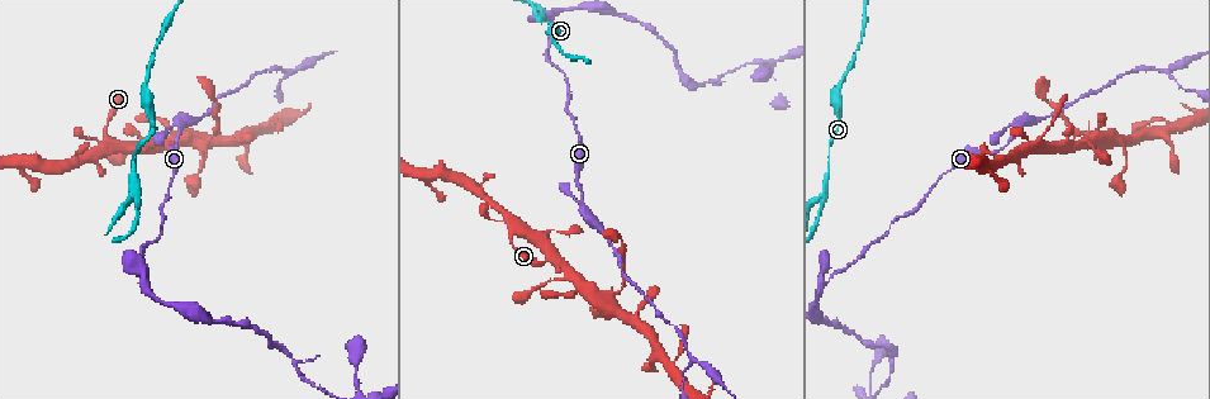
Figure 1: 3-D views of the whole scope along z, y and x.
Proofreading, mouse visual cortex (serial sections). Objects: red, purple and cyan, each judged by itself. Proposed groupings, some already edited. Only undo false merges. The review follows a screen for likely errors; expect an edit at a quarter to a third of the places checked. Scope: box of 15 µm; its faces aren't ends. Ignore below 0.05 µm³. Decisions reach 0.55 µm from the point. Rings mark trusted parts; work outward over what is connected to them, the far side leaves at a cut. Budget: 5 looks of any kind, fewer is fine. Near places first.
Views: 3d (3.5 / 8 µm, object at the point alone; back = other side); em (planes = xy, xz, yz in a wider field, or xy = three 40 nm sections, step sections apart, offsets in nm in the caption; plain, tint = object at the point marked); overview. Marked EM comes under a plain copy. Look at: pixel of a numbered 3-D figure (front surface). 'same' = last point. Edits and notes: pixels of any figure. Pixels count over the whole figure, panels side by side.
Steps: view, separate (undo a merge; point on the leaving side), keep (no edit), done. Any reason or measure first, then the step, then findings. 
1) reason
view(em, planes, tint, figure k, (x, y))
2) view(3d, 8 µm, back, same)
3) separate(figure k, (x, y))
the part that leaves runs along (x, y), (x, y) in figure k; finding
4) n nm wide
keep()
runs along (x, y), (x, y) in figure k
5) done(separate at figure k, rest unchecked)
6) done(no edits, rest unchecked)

three arms meet
view(3d, 3.5 µm, figure 1, (552, 15))

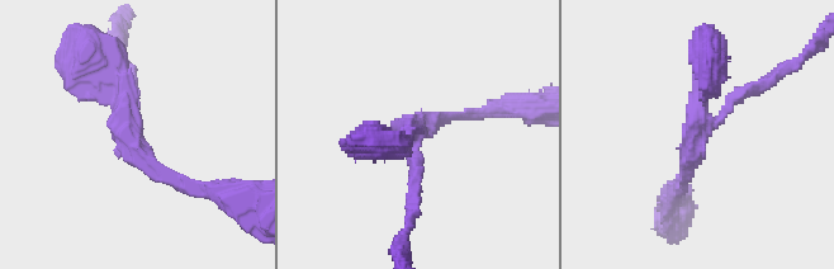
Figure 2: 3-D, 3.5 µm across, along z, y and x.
need the tissue
view(em, xy, step 3, tint, figure 2, (127, 120))

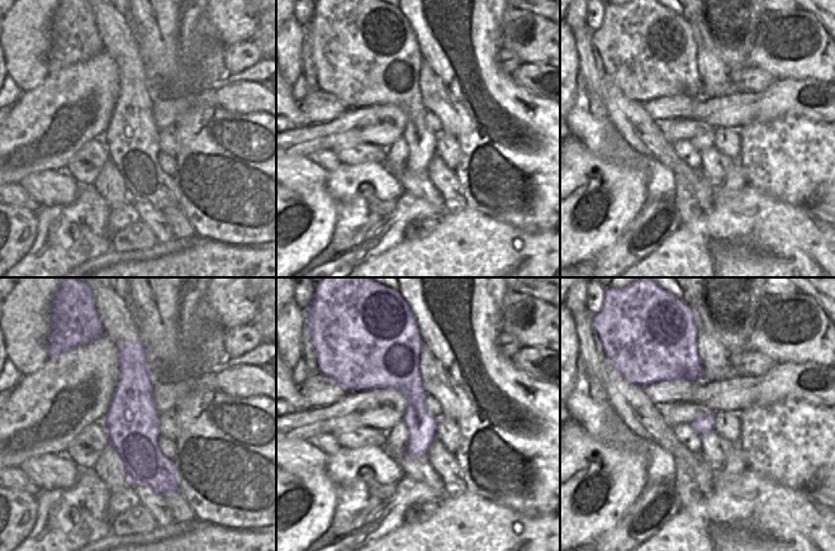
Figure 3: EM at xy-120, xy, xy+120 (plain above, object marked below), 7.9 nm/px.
cut it another way
view(em, planes, tint, same)

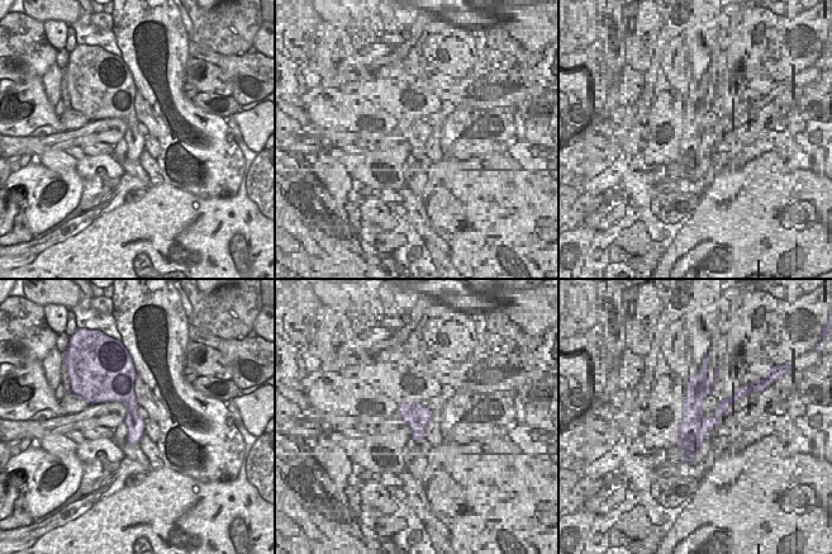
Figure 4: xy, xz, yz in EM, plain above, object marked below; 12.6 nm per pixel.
separate(figure 2, (150, 161))
the part that leaves runs along (129, 128), (165, 179), (219, 194) in figure 2; two cells meet here

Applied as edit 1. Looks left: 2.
view(overview)

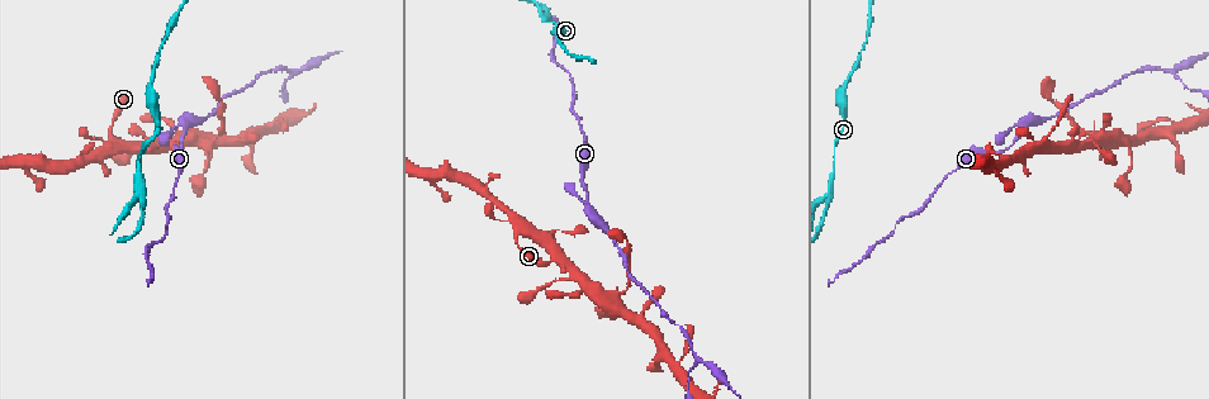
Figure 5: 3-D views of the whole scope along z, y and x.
sharp bend
view(3d, 3.5 µm, figure 5, (1023, 126))

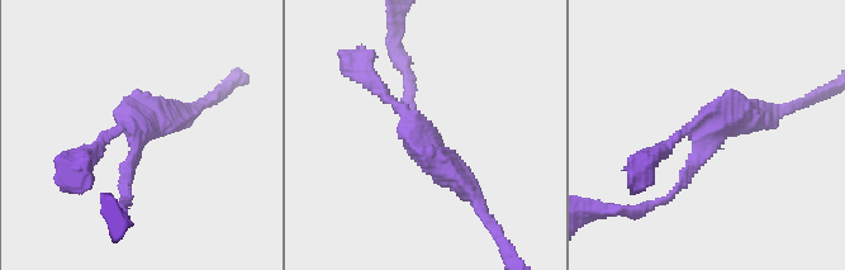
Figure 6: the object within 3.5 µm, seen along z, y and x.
arms of 100, 150, 350 nm
keep()
runs along (654, 203), (680, 184), (725, 117), (764, 117) in figure 6; continuous, no second cell

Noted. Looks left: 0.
done(separate at figure 2, rest unchecked)

